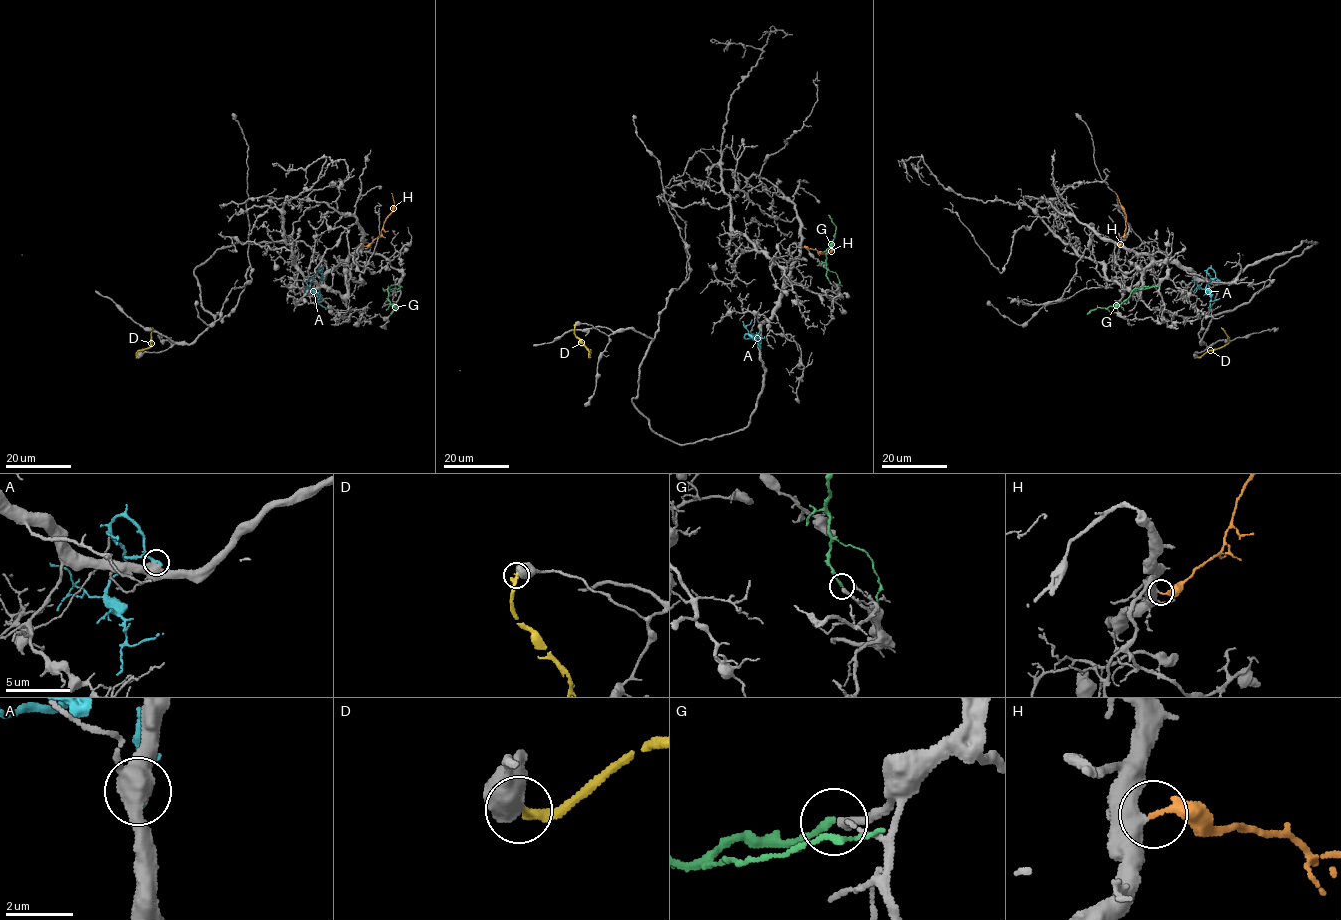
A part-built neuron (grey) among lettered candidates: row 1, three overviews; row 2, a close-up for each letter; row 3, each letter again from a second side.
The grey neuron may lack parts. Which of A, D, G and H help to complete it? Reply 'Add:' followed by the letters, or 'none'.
Add: G, H

